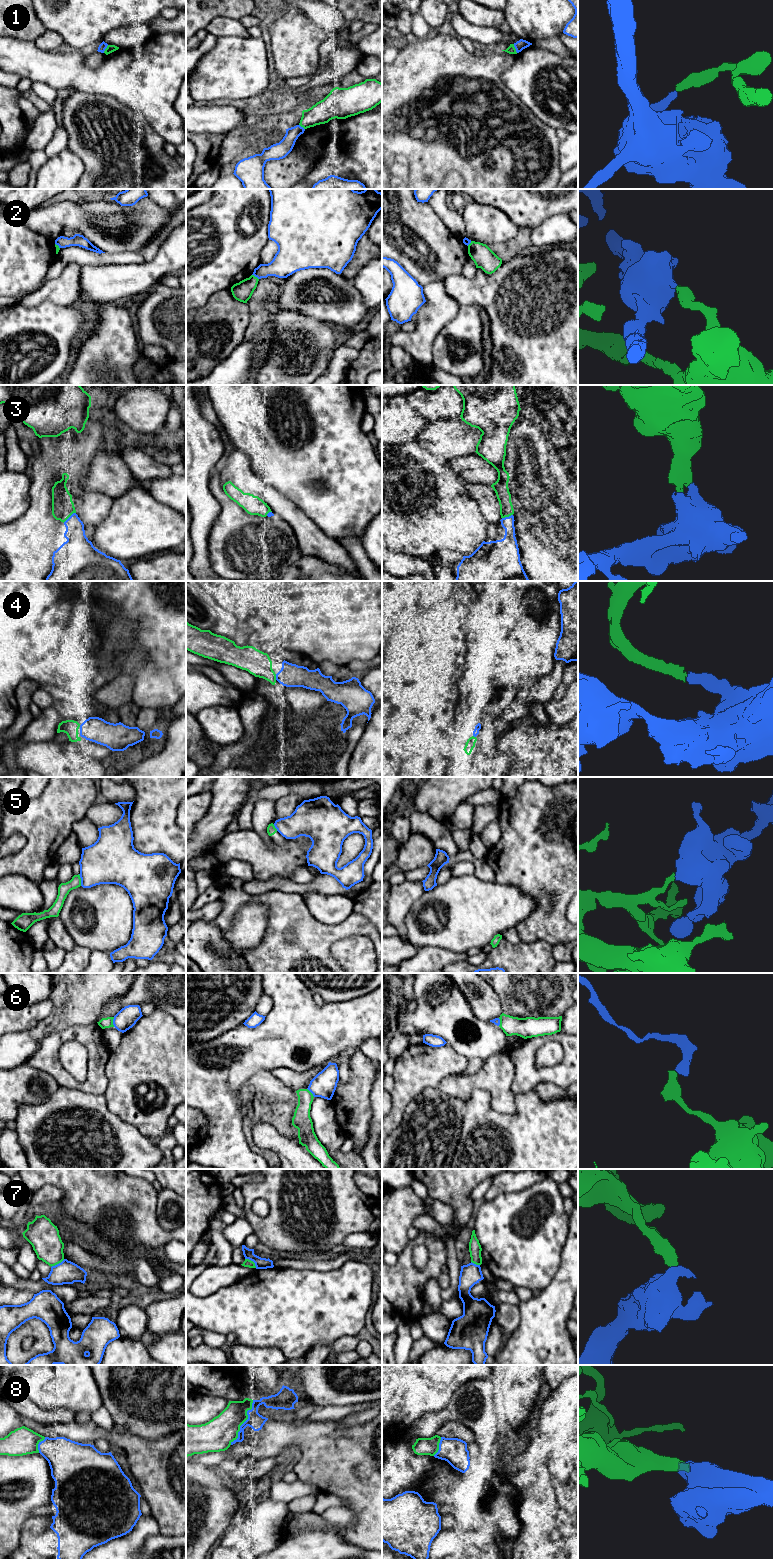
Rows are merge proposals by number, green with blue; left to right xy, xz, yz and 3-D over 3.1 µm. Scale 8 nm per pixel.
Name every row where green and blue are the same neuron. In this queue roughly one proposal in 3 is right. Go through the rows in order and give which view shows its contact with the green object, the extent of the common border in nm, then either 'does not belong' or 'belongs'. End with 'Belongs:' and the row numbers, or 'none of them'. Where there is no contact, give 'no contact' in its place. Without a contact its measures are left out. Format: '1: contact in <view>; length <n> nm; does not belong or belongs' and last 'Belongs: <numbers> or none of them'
1: contact in yz; length 80 nm; does not belong
2: contact in xz; length 70 nm; does not belong
3: contact in xy; length 130 nm; belongs
4: contact in xz; length 50 nm; belongs
5: contact in xy; length 100 nm; does not belong
6: contact in xy; length 80 nm; does not belong
7: contact in xz; length 120 nm; does not belong
8: contact in xz; length 400 nm; belongs
Belongs: 3, 4, 8

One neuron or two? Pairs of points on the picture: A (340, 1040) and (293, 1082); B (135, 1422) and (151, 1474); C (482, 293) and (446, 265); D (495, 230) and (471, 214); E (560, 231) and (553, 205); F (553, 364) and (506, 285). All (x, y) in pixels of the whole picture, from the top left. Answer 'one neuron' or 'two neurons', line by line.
A: two neurons
B: two neurons
C: two neurons
D: one neuron
E: two neurons
F: one neuron

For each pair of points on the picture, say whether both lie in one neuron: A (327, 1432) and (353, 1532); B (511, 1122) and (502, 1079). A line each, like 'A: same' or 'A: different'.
A: same
B: different

